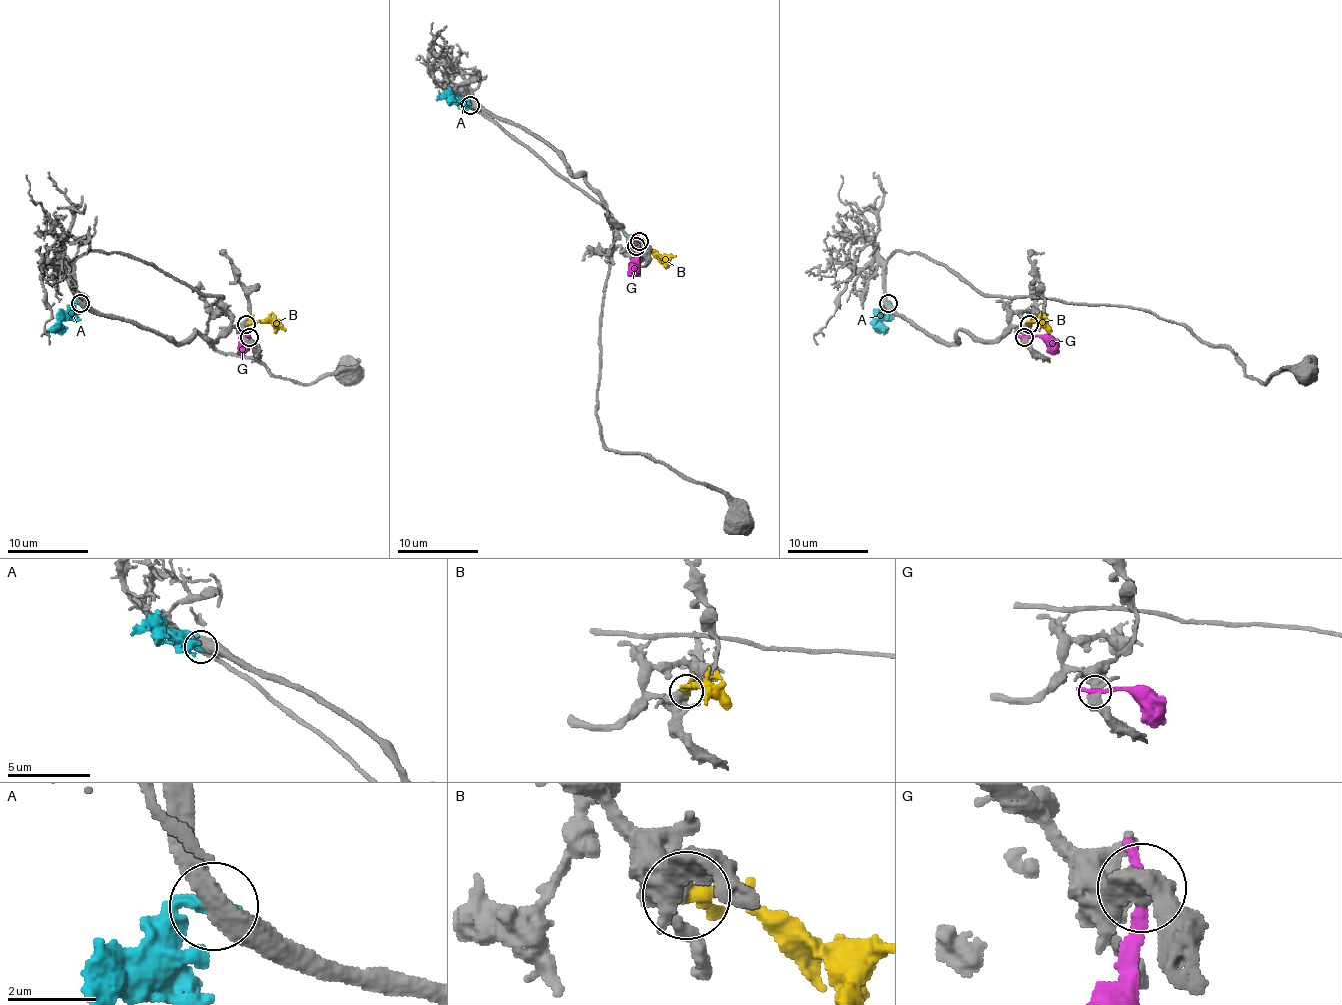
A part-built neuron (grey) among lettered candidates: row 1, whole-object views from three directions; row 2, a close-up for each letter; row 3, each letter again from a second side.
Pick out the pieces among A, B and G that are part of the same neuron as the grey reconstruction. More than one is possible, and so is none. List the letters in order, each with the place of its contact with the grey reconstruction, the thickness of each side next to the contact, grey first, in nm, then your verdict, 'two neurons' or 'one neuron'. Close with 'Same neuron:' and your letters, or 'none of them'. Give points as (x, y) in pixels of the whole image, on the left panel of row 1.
A: contact (80, 303); calibres 480 and 400 nm; two neurons
B: contact (246, 324); calibres 480 and 240 nm; one neuron
G: contact (249, 337); calibres 550 and 340 nm; two neurons
Same neuron: B

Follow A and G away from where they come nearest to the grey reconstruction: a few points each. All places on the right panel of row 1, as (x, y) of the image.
A: (888, 302), (880, 324), (882, 332)
G: (1025, 336), (1043, 336), (1059, 353)

